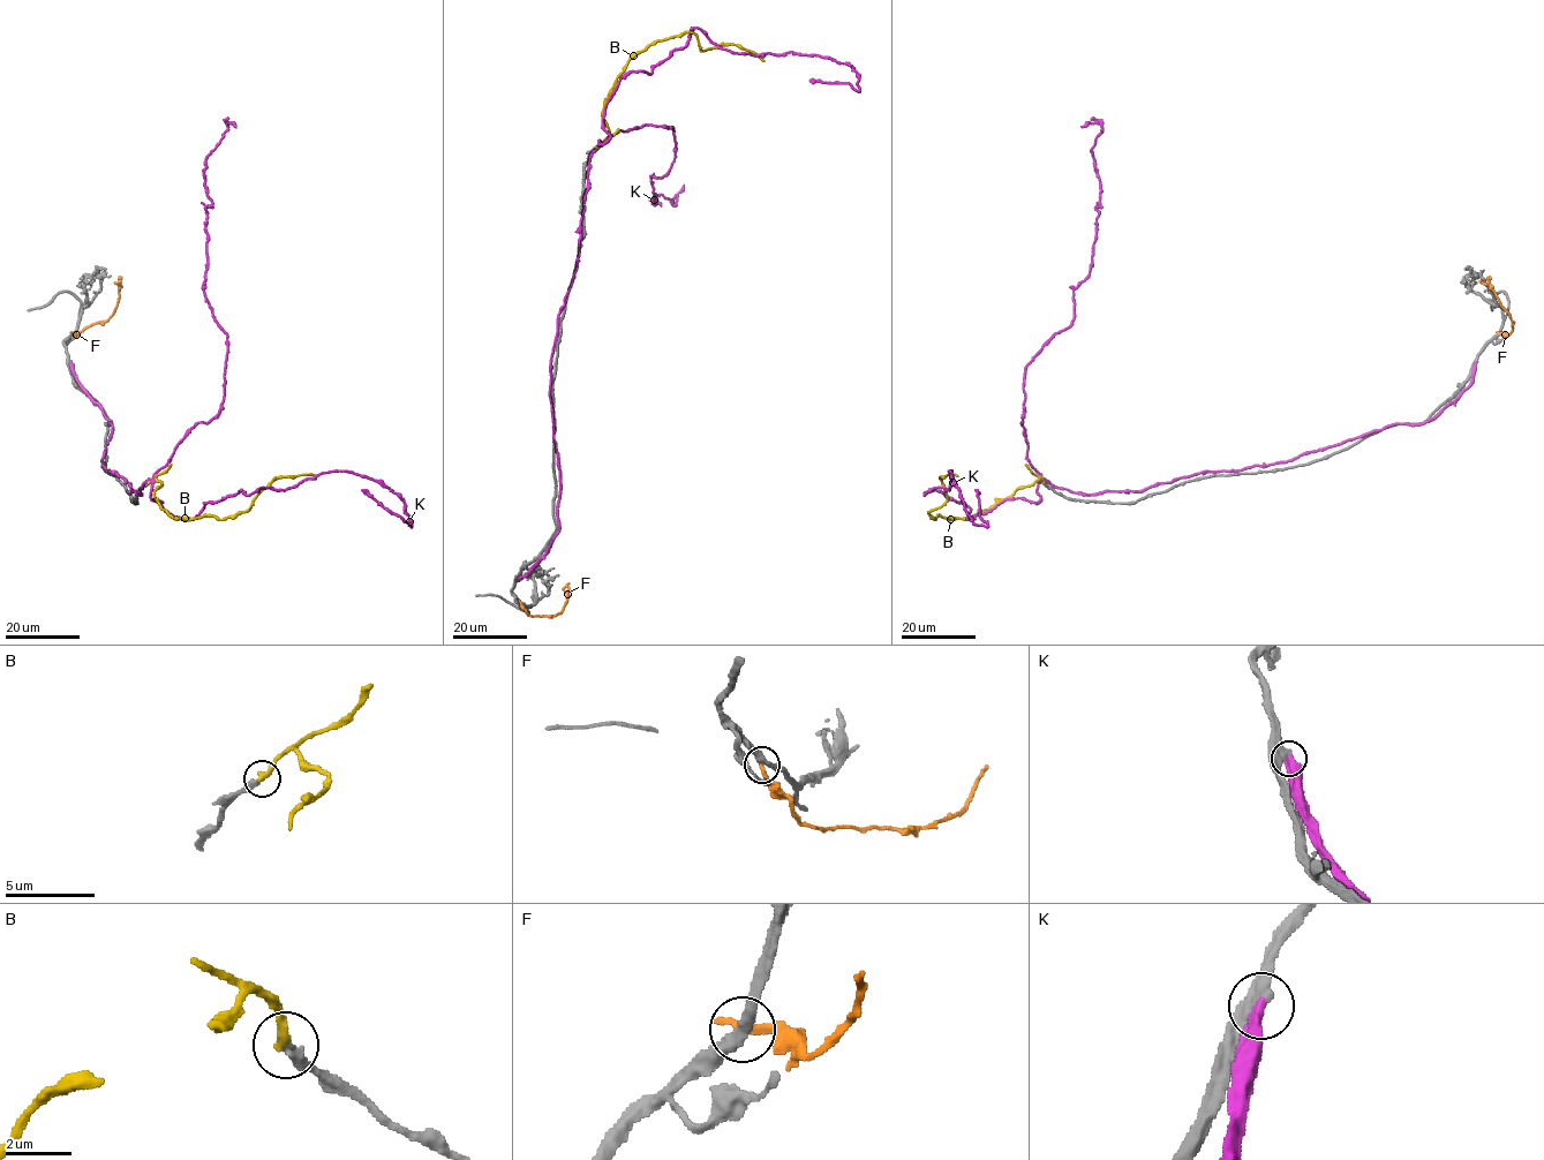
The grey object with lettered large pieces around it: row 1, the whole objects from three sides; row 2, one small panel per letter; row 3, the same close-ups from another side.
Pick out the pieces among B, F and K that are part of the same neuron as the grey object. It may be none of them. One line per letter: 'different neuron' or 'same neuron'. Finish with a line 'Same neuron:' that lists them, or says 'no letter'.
B: different neuron
F: different neuron
K: different neuron
Same neuron: no letter

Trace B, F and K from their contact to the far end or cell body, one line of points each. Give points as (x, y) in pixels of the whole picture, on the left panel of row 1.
B: (148, 483), (155, 477), (162, 483), (156, 499), (175, 519), (226, 519), (248, 510), (277, 479), (315, 475)
F: (72, 332), (77, 336), (112, 314), (120, 280)
K: (70, 362), (111, 424), (103, 466), (171, 514), (347, 471), (412, 526), (361, 489)

